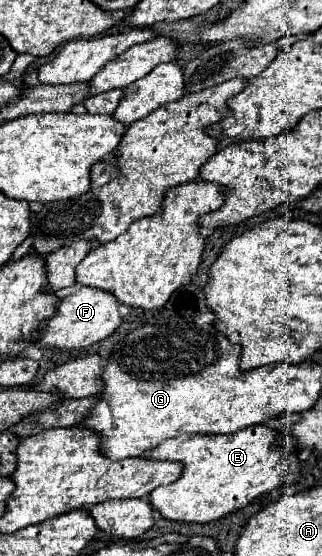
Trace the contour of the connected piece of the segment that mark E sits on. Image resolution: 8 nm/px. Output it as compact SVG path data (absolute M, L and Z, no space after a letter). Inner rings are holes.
M252 425L252 427L244 427L228 435L180 435L180 437L160 443L154 451L148 451L146 457L152 459L154 455L154 459L160 459L160 461L178 461L182 463L182 475L174 483L166 487L158 487L150 493L152 509L156 509L168 521L210 523L210 521L222 519L224 515L246 507L256 497L266 495L278 485L282 485L288 473L298 475L300 471L300 461L296 459L298 451L284 453L280 447L276 447L276 439L278 439L278 433L274 429Z

